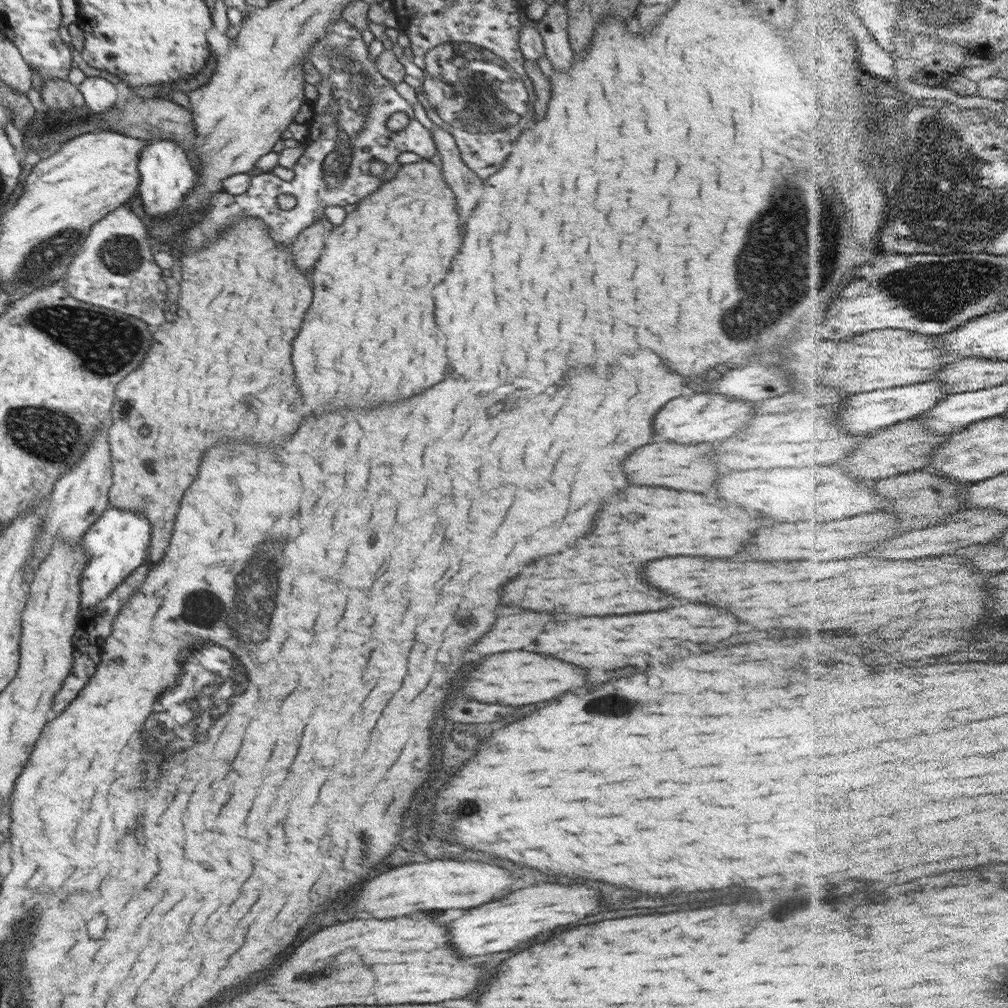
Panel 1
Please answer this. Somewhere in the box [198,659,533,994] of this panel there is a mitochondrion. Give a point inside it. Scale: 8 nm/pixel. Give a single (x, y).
(309, 974)

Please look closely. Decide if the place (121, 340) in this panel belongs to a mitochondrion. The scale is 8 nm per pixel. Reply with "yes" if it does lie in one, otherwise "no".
yes

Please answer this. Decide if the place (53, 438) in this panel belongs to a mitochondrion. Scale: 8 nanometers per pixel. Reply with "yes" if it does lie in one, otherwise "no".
yes

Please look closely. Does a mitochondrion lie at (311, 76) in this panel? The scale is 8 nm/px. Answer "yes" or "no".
yes

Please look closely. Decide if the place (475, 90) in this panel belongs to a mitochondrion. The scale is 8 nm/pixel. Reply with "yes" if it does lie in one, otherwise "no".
yes

